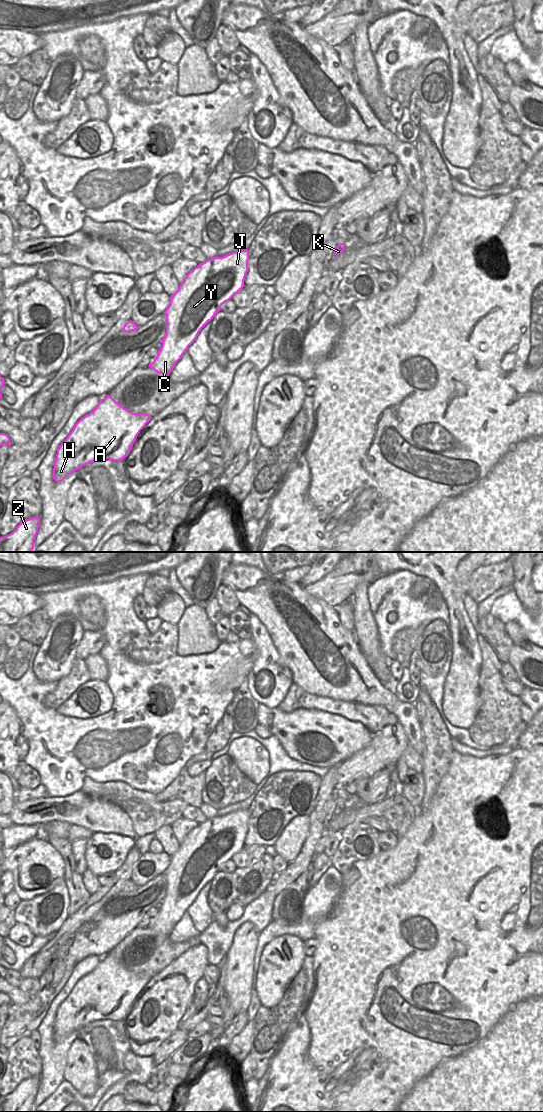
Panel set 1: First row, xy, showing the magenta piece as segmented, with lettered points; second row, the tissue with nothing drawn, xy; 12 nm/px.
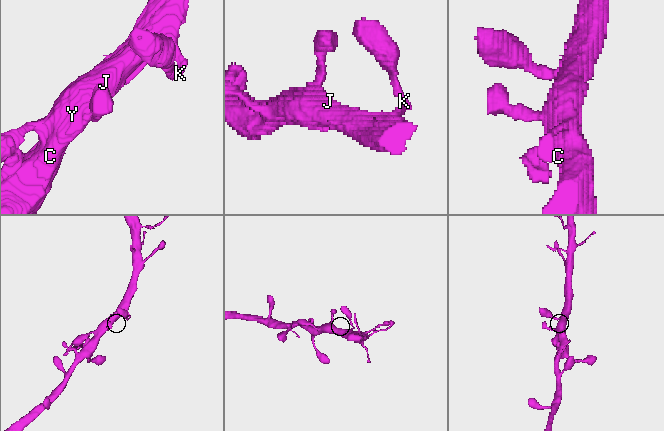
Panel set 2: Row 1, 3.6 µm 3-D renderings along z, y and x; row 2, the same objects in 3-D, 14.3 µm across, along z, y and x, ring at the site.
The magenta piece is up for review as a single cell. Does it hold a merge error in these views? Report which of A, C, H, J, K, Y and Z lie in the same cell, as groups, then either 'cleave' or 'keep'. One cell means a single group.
groups A C H J K Y Z; keep

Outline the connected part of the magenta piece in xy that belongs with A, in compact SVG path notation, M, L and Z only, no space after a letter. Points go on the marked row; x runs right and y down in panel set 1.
M109 395L100 399L96 408L75 424L57 449L53 479L62 482L69 474L94 461L122 461L130 454L138 434L151 418L147 413L136 414L127 410Z

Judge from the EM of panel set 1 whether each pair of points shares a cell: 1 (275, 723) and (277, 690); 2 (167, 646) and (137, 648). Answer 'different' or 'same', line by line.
1: different
2: same

